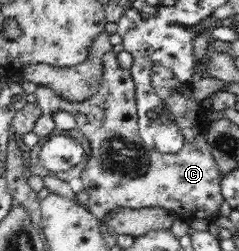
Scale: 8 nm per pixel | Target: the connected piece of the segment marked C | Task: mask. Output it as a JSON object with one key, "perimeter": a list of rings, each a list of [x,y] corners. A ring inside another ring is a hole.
{"perimeter":[[[112,50],[106,52],[102,58],[103,77],[101,79],[98,93],[81,102],[73,102],[58,95],[56,91],[48,86],[38,85],[32,94],[32,99],[38,104],[43,116],[51,117],[55,111],[66,111],[76,120],[80,133],[90,142],[92,153],[81,172],[81,181],[84,191],[88,193],[89,211],[97,219],[104,221],[110,213],[116,213],[118,209],[130,208],[164,208],[173,212],[182,220],[190,223],[194,219],[207,219],[211,221],[218,216],[223,195],[221,194],[220,180],[223,173],[219,170],[207,142],[207,113],[200,101],[196,101],[192,95],[192,86],[177,81],[174,73],[169,67],[155,62],[150,71],[150,81],[154,93],[171,110],[171,115],[177,125],[184,131],[185,142],[177,153],[164,154],[157,152],[142,142],[138,134],[138,114],[135,102],[135,83],[129,69],[122,69],[118,64],[117,54]]]}

